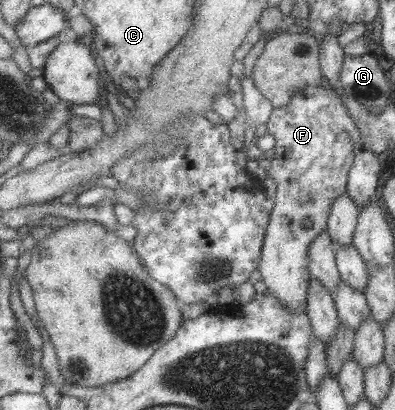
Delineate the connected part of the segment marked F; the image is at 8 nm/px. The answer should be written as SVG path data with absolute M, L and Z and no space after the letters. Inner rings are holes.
M326 84L306 86L296 92L288 104L273 108L267 131L276 141L268 176L278 187L266 226L259 271L270 294L290 312L300 312L307 308L311 280L308 247L312 239L327 229L334 199L347 193L348 175L356 158L360 131L354 117L346 111L342 97ZM342 131L350 134L349 142L338 142L338 133ZM304 196L308 202L302 201ZM304 220L310 220L312 225L304 227Z

